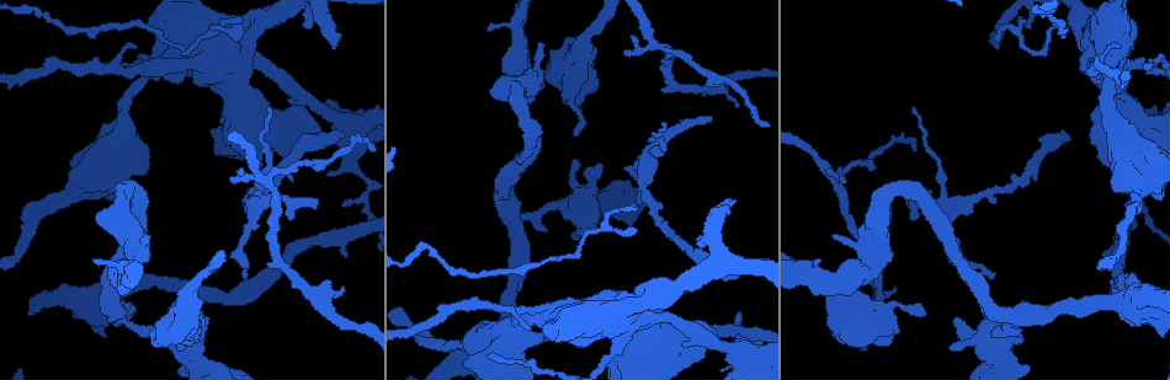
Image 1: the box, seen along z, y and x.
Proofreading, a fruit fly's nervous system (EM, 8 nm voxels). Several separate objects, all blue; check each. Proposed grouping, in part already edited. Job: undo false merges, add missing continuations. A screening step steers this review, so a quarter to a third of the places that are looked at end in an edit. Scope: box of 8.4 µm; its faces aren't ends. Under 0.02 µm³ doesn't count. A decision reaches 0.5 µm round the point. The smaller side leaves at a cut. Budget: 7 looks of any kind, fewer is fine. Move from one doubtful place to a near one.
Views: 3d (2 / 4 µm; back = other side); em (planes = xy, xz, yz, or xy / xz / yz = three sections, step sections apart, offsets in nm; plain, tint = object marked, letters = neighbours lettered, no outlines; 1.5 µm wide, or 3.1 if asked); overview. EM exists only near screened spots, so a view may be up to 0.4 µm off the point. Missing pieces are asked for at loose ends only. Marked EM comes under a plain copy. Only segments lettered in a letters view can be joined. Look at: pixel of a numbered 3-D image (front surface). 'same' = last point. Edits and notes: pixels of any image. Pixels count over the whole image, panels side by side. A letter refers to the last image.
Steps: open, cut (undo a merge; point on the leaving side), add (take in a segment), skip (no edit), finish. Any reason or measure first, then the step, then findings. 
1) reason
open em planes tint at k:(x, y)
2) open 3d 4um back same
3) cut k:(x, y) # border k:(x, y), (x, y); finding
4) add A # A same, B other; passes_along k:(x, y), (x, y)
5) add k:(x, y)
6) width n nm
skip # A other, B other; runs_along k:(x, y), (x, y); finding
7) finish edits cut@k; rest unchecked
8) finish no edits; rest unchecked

branch stops here
open 3d 2um at 1:(335, 48)

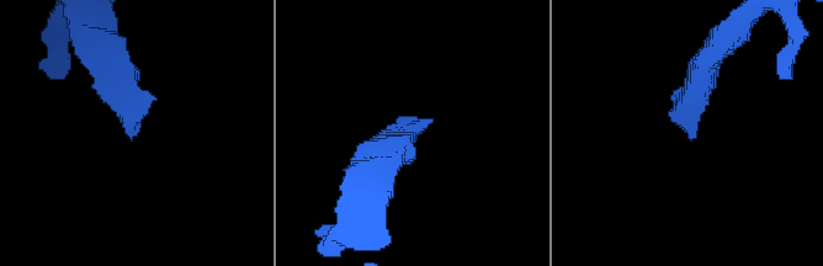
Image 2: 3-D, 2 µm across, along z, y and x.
open em xz step 4 letters at 2:(693, 138)

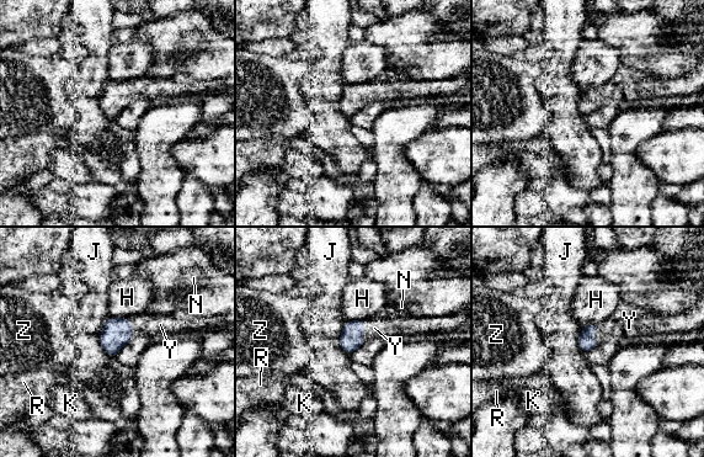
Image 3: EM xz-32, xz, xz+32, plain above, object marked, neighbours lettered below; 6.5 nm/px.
open em planes letters same

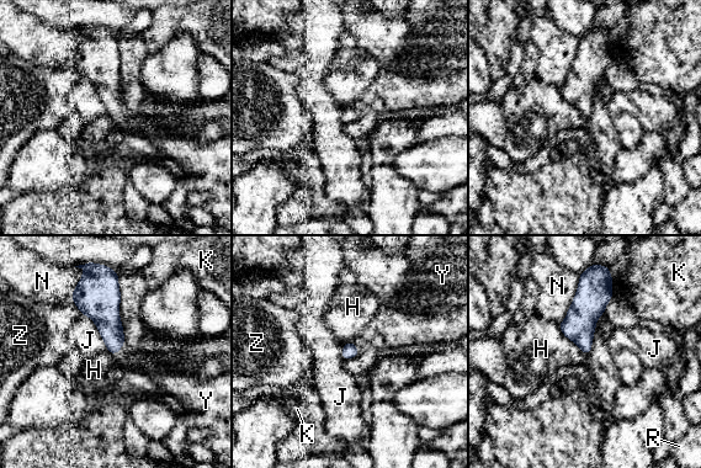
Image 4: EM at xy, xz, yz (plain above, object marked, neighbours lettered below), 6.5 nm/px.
add Y # H other, J other, K other, N other, R other, Y same, Z other; passes_along 4:(105, 314), (120, 349), (152, 365); it goes on there

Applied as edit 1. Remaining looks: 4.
free end
open 3d 4um at 1:(957, 317)

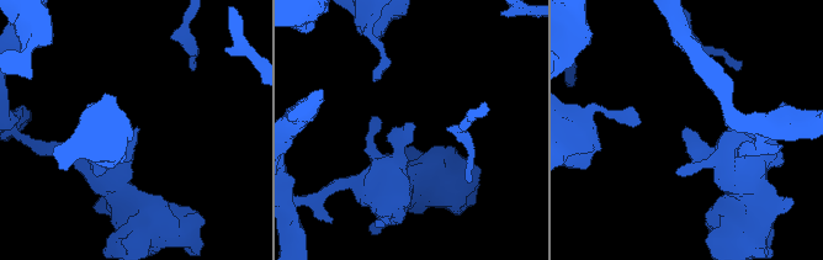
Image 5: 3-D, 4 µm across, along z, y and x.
now the EM
open em planes letters at 5:(687, 129)

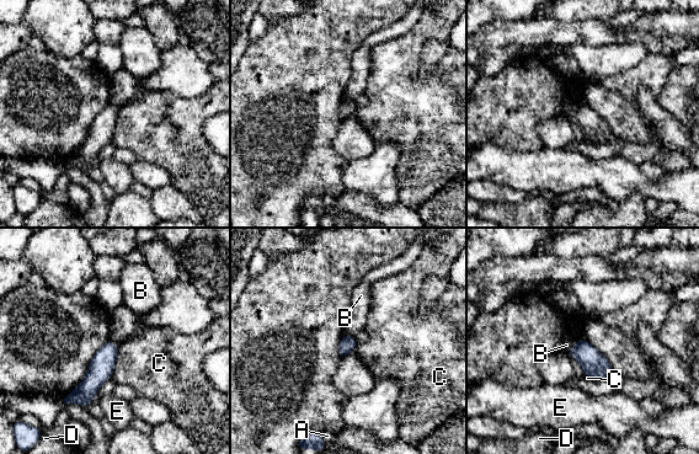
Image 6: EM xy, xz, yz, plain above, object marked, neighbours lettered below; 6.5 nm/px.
skip # A other, B other, C other, D other, E other; border 6:(119, 345), (116, 364), (110, 378); no lettered segment goes on from it

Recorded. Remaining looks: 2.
finish edits add@4; rest unchecked

